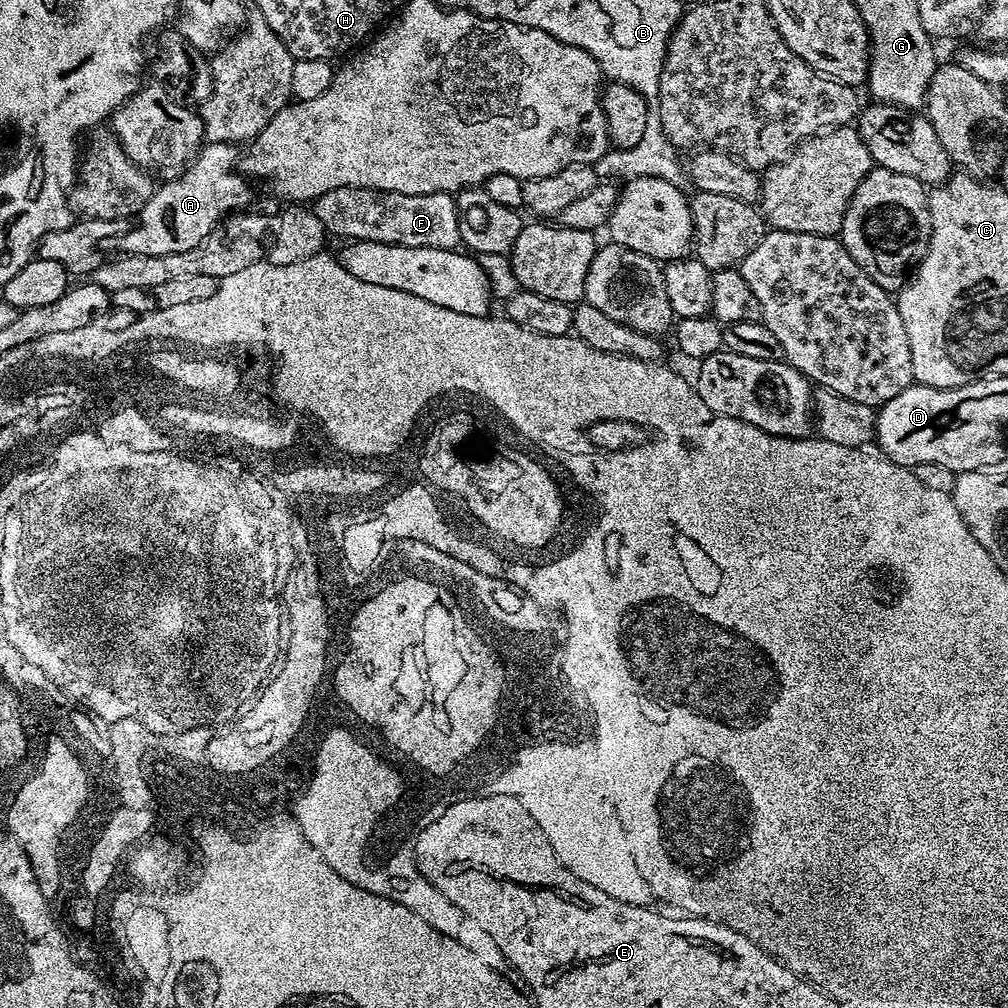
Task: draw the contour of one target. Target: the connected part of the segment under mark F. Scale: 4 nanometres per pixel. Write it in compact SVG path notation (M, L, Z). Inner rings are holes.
M339 188L322 194L311 209L318 214L325 233L348 236L344 238L349 241L373 240L411 248L437 248L443 252L459 249L462 244L457 201L446 192L407 196L379 192L376 188Z

